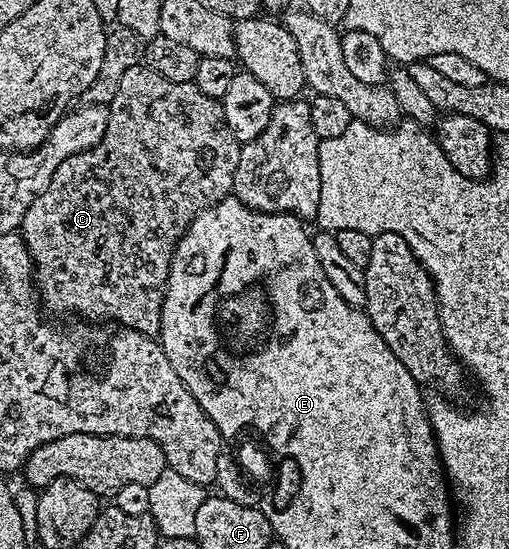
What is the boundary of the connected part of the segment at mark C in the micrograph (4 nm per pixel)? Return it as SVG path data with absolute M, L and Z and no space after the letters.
M138 65L127 69L123 73L123 81L119 81L119 89L114 99L107 104L109 120L107 133L99 141L99 145L88 147L86 151L75 153L55 169L47 189L35 197L35 201L27 209L23 217L19 234L25 241L33 260L35 272L35 287L39 292L39 299L46 308L53 311L74 311L74 316L84 317L89 321L112 321L122 327L130 327L144 335L156 336L161 330L161 314L165 300L165 287L169 284L169 266L177 248L177 242L185 235L185 231L195 221L199 213L203 213L211 205L223 201L233 190L235 169L239 165L239 153L242 144L237 142L231 129L225 123L225 114L220 102L207 93L199 93L194 83L172 83L167 77L159 77L148 65Z

